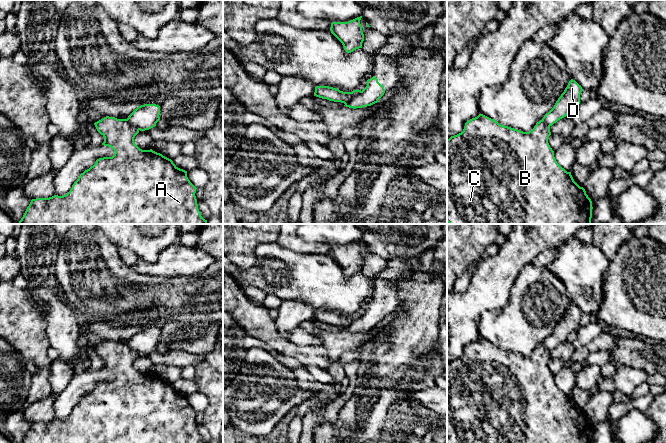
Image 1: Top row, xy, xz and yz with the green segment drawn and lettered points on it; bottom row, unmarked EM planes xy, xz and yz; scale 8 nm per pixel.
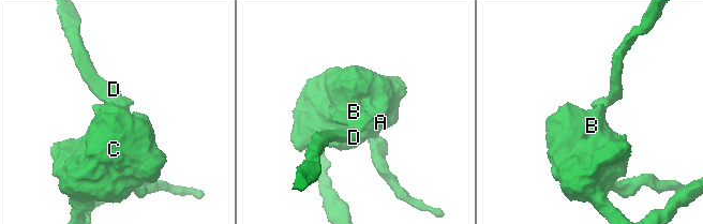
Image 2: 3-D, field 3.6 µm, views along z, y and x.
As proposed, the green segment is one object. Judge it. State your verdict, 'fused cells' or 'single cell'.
fused cells

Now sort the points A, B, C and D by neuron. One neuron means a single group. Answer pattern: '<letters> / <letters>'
A B C / D

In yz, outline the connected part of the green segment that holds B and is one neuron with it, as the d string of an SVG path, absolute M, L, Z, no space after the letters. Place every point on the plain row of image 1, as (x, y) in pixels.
M483 338L465 347L461 357L447 363L447 443L591 443L592 425L583 411L573 403L571 396L562 392L554 381L554 375L548 367L550 350L540 344L529 356L523 356L499 348Z

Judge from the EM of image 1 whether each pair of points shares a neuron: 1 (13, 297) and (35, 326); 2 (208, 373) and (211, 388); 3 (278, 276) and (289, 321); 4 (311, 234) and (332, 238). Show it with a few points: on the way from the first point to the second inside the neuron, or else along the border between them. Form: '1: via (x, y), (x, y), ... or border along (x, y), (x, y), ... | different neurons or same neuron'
1: via (17, 304), (25, 312), (25, 316), (28, 319) | same neuron
2: via (208, 377), (211, 384) | same neuron
3: border along (283, 299), (302, 299), (307, 304) | different neurons
4: via (316, 234), (327, 234) | same neuron

